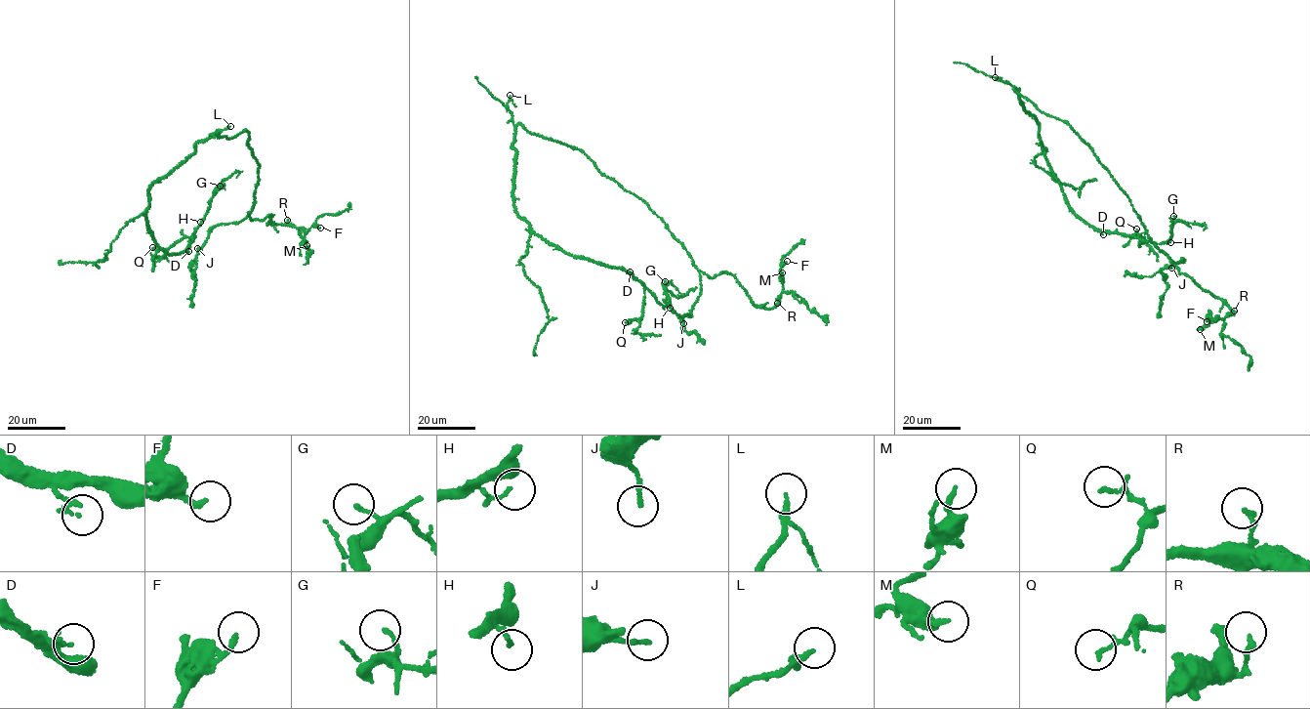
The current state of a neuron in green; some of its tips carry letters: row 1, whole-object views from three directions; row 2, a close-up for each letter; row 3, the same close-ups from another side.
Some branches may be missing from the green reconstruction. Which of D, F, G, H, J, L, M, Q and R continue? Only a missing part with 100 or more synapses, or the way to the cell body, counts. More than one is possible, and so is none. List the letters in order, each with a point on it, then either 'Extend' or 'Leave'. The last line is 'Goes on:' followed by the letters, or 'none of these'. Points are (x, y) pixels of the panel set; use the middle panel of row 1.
D: Place: (630, 271). Leave
F: Place: (787, 261). Leave
G: Place: (665, 281). Leave
H: Place: (670, 308). Leave
J: Place: (683, 323). Leave
L: Place: (510, 95). Extend
M: Place: (782, 272). Leave
Q: Place: (625, 322). Leave
R: Place: (777, 303). Leave
Goes on: L

